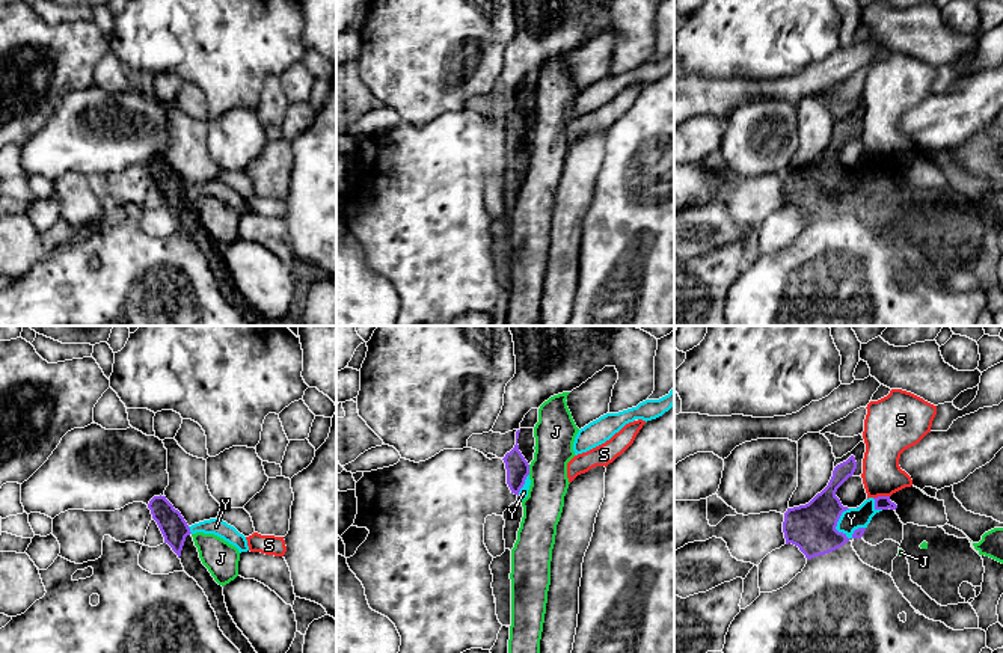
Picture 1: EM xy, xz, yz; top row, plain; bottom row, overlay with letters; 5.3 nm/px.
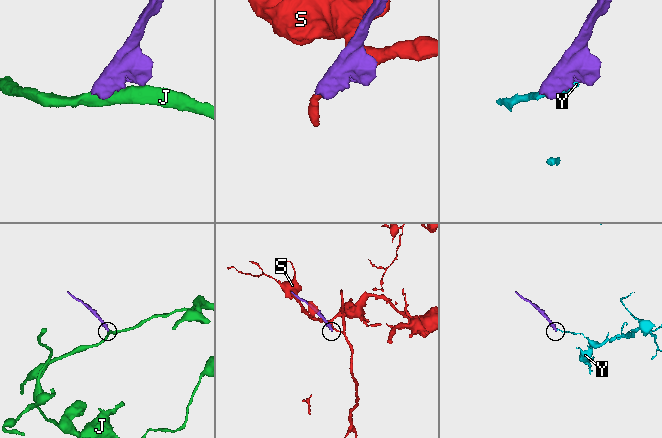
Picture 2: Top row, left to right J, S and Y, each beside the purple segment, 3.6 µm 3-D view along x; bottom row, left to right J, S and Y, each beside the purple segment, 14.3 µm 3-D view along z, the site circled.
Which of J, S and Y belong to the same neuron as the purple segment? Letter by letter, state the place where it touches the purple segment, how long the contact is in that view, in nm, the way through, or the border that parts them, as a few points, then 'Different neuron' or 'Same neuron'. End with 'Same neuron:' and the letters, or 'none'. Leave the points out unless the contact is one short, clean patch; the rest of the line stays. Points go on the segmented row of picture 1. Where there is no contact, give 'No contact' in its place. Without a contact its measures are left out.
J: Touches purple at xz (528, 469). Shared border 60 nm. Boundary: xz (528, 465), (530, 474). Different neuron
S: Touches purple at yz (881, 496). Shared border 90 nm. Different neuron
Y: Touches purple at yz (836, 524). Shared border 170 nm. Boundary: yz (849, 508), (842, 513), (836, 527), (848, 539). Different neuron
Same neuron: none

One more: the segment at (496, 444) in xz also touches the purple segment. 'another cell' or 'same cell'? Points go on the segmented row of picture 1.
another cell

